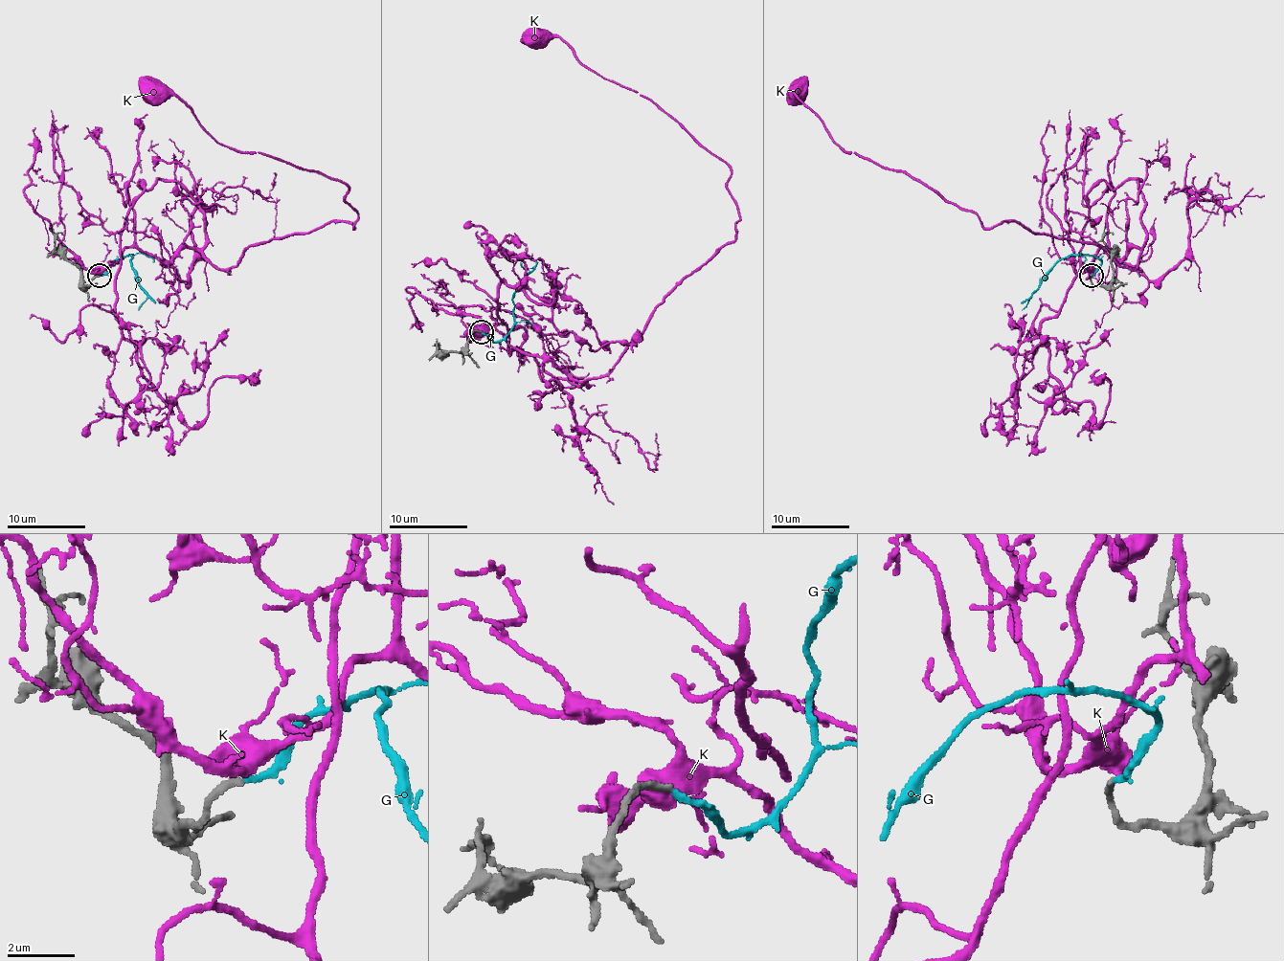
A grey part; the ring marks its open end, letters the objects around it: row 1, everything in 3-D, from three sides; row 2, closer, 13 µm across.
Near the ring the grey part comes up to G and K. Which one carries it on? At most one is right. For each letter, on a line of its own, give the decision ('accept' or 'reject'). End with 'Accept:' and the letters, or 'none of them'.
G: accept
K: reject
Accept: G

